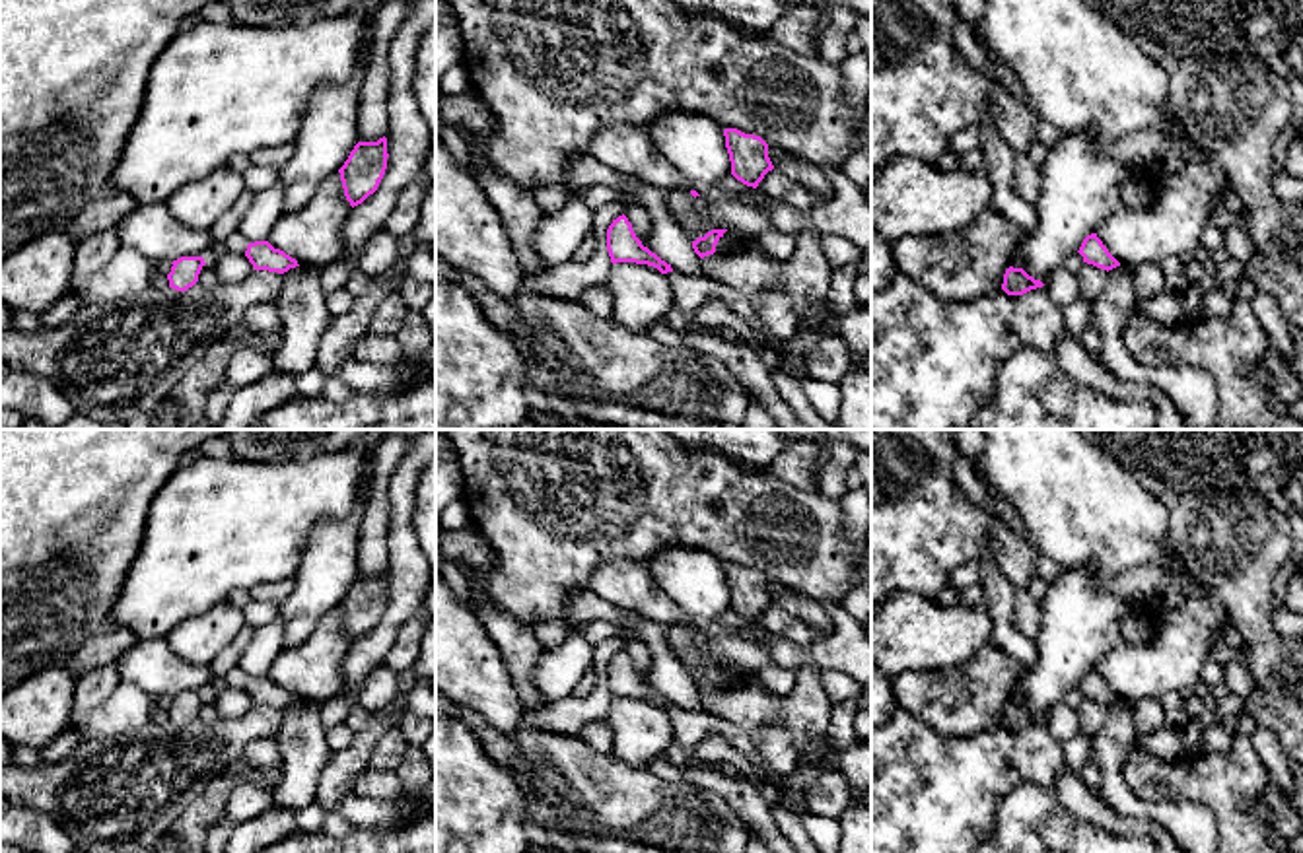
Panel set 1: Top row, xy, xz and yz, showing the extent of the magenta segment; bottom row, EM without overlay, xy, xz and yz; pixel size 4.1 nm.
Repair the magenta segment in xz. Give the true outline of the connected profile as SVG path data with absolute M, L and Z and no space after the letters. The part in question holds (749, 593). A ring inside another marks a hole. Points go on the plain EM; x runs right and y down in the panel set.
M725 563L725 583L731 597L731 610L747 622L757 624L768 606L774 604L768 593L768 579L755 569Z

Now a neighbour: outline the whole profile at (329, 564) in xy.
M366 461L360 501L338 521L323 521L309 532L296 587L280 604L286 647L303 643L321 618L336 608L358 579L358 532L368 497L370 464Z

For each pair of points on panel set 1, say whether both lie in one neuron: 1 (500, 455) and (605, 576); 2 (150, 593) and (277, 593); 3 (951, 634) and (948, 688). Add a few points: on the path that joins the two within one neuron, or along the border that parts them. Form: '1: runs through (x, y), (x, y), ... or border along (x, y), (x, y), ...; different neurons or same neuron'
1: border along (646, 566), (603, 562), (592, 574), (586, 587); different neurons
2: border along (292, 576), (259, 581), (249, 589); different neurons
3: border along (988, 642), (963, 663), (905, 671); different neurons

